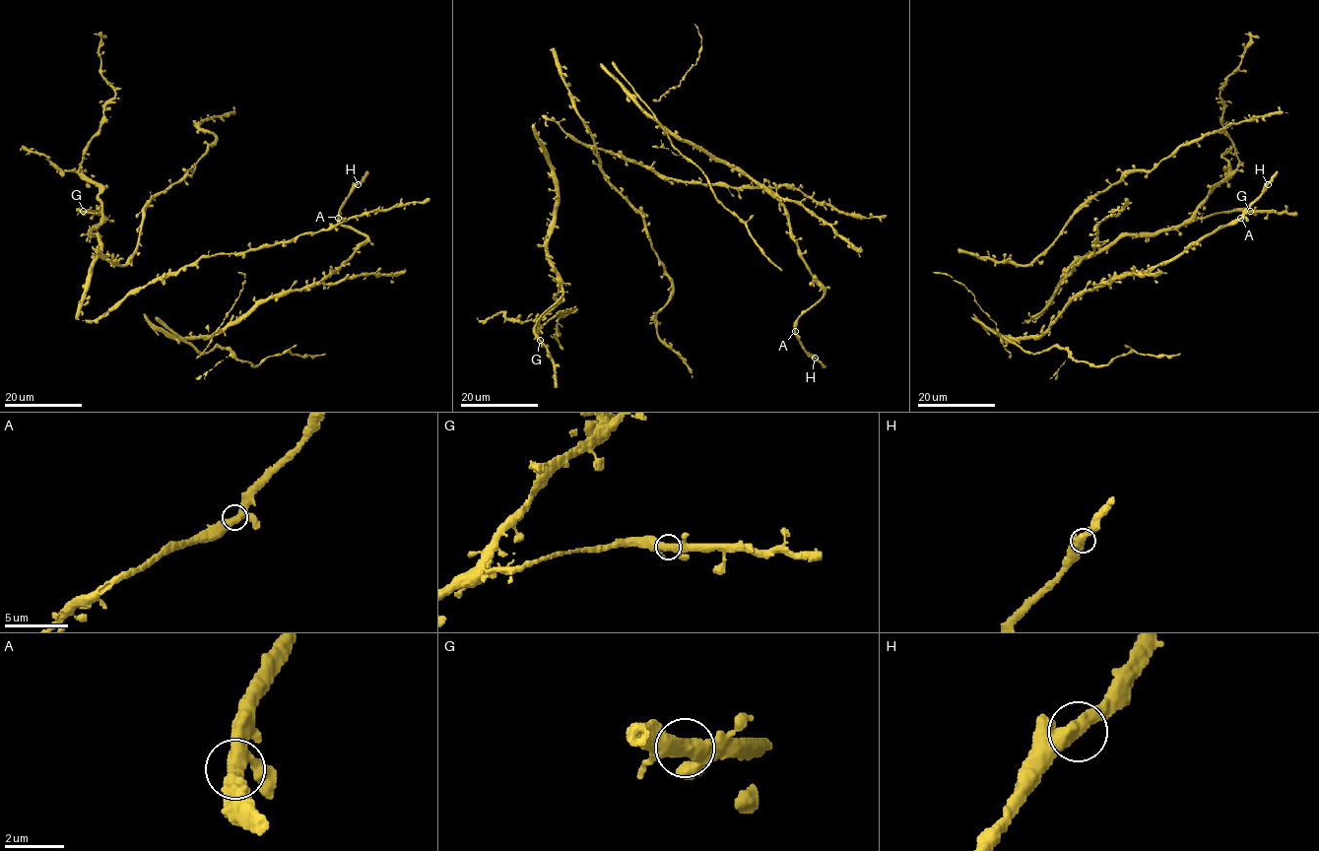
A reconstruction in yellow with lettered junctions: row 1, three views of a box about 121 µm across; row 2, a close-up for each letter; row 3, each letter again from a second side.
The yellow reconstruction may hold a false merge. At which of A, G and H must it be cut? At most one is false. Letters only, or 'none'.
none

